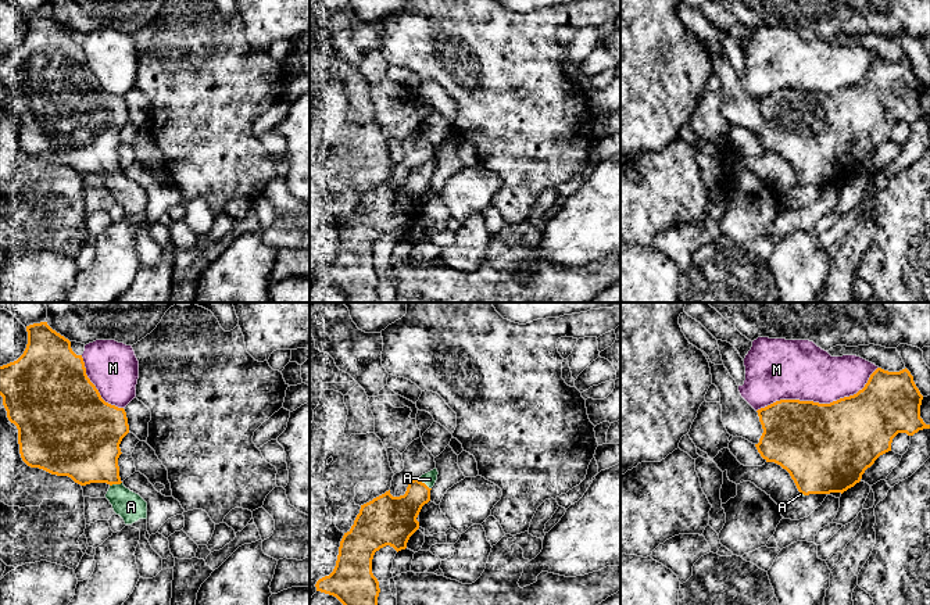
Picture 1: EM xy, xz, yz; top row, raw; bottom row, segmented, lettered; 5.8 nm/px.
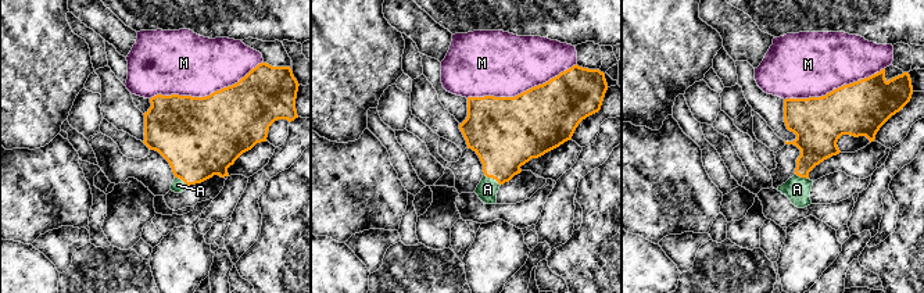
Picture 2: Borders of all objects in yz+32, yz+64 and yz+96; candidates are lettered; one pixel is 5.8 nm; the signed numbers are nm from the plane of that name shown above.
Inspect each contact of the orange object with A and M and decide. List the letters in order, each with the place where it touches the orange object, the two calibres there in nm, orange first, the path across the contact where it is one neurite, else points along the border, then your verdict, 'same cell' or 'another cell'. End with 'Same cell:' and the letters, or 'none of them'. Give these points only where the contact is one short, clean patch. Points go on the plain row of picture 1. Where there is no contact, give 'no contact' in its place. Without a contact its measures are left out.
A: meets orange in xz at (424, 172); 240 nm thick on the orange side, 80 nm on the other; runs through xz (396, 206), (417, 185), (424, 172), (429, 168); same cell
M: meets orange in yz at (818, 92); 500 nm thick on the orange side, 360 nm on the other; another cell
Same cell: A

